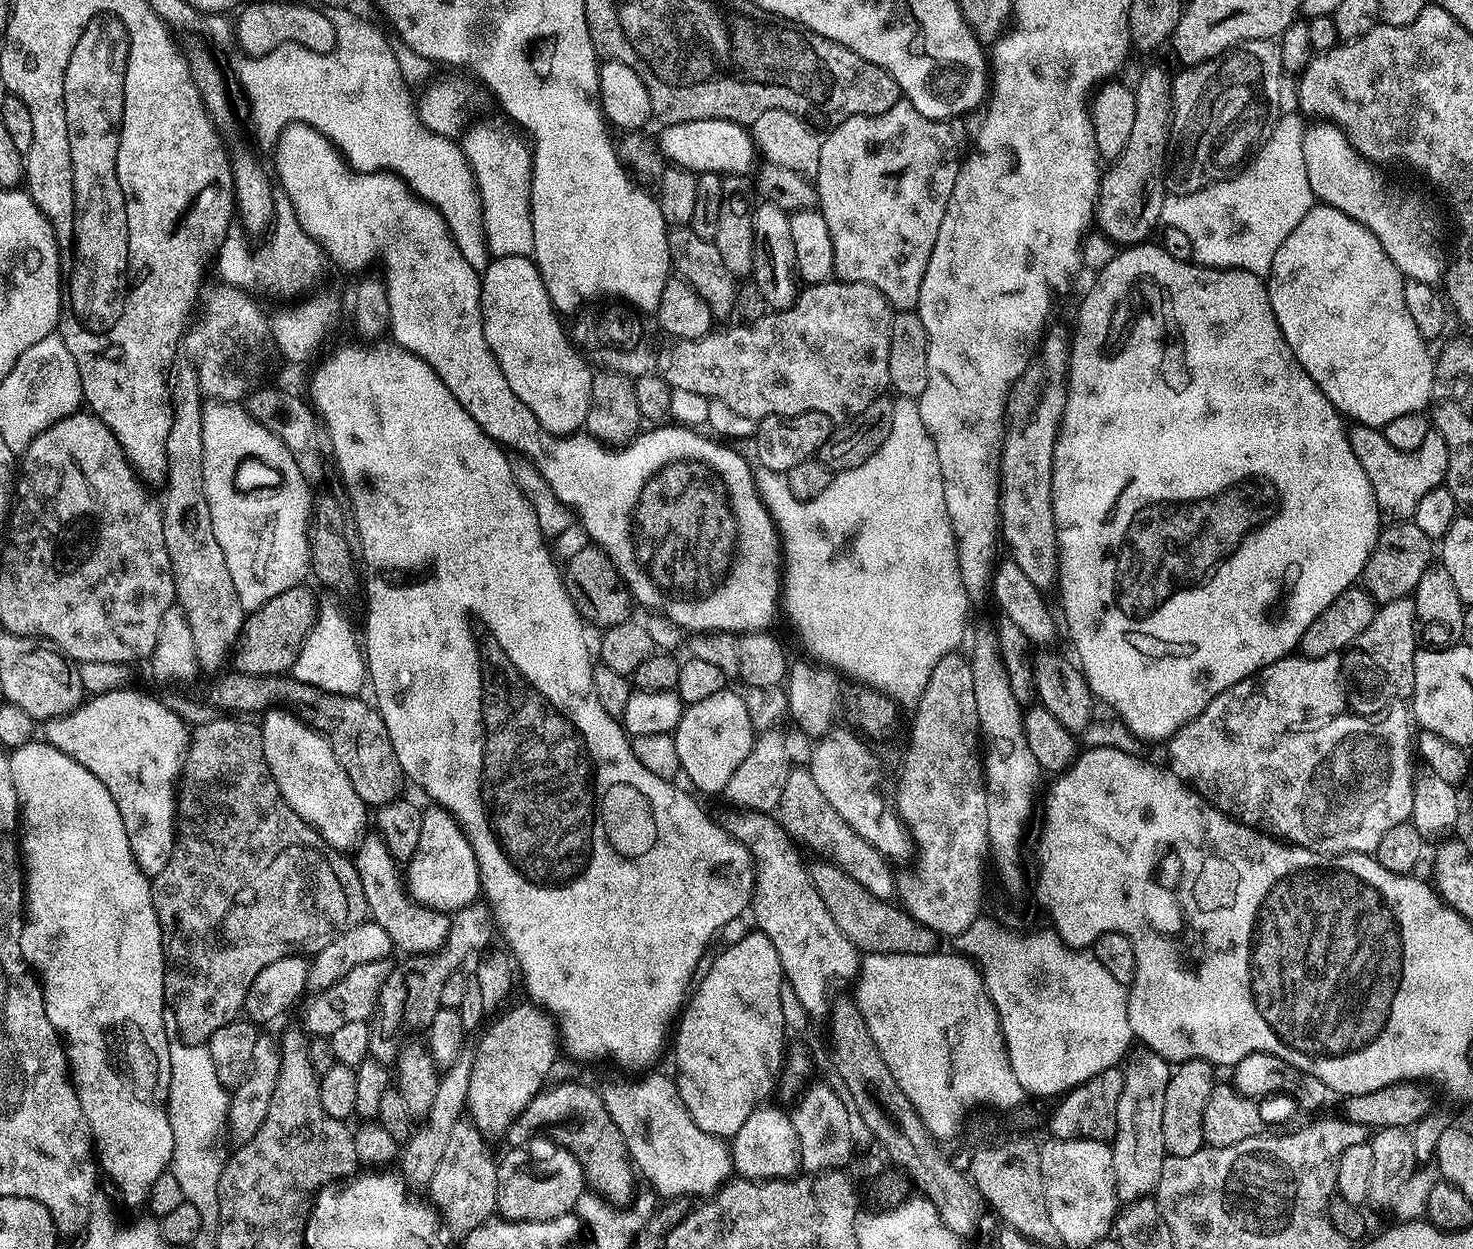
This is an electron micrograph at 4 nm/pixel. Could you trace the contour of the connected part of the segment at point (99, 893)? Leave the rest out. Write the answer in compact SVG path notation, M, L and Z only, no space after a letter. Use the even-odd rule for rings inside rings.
M33 738L20 748L11 749L8 757L10 762L10 778L14 778L14 790L20 799L20 820L22 831L18 836L18 847L22 853L22 871L26 877L26 923L20 935L20 945L25 962L29 969L38 977L44 990L46 1018L50 1018L50 1026L59 1032L68 1057L68 1071L76 1086L78 1102L88 1119L88 1128L92 1132L94 1156L98 1168L116 1183L118 1191L124 1195L128 1204L143 1205L147 1201L154 1182L164 1172L169 1171L174 1154L174 1130L168 1117L168 1091L170 1090L170 1042L166 1038L166 1001L164 999L164 947L162 946L162 930L158 922L158 914L154 910L152 897L152 880L140 869L134 854L130 850L130 842L126 838L126 826L122 826L122 814L118 814L118 806L114 806L114 798L110 798L110 790L98 782L86 766L74 762L62 750L50 746L40 738Z

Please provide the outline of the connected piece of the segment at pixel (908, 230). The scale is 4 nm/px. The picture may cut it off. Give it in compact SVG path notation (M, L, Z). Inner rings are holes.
M901 98L890 110L877 116L843 120L820 142L814 185L820 199L818 210L826 218L834 246L835 275L841 280L874 286L896 312L915 309L934 242L938 242L946 202L954 194L954 182L962 163L960 136L954 125L918 114L910 101Z

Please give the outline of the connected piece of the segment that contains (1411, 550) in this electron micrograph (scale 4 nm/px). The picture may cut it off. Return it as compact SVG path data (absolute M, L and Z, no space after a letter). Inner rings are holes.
M1392 522L1381 531L1374 550L1364 567L1362 587L1369 592L1377 605L1394 602L1403 596L1412 596L1418 586L1418 578L1434 560L1434 541L1426 538L1422 530L1411 522Z

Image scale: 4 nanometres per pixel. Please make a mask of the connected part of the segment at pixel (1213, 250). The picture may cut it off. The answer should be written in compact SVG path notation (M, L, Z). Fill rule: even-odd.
M1284 114L1277 119L1268 141L1256 149L1246 167L1240 170L1245 172L1237 171L1226 180L1209 184L1194 194L1165 195L1160 221L1164 226L1177 228L1187 234L1195 263L1208 268L1238 269L1261 278L1270 274L1278 246L1286 242L1290 230L1294 230L1294 226L1298 226L1298 222L1302 222L1302 218L1306 218L1308 211L1314 207L1310 178L1306 178L1306 158L1302 154L1306 125L1299 115L1296 116Z

